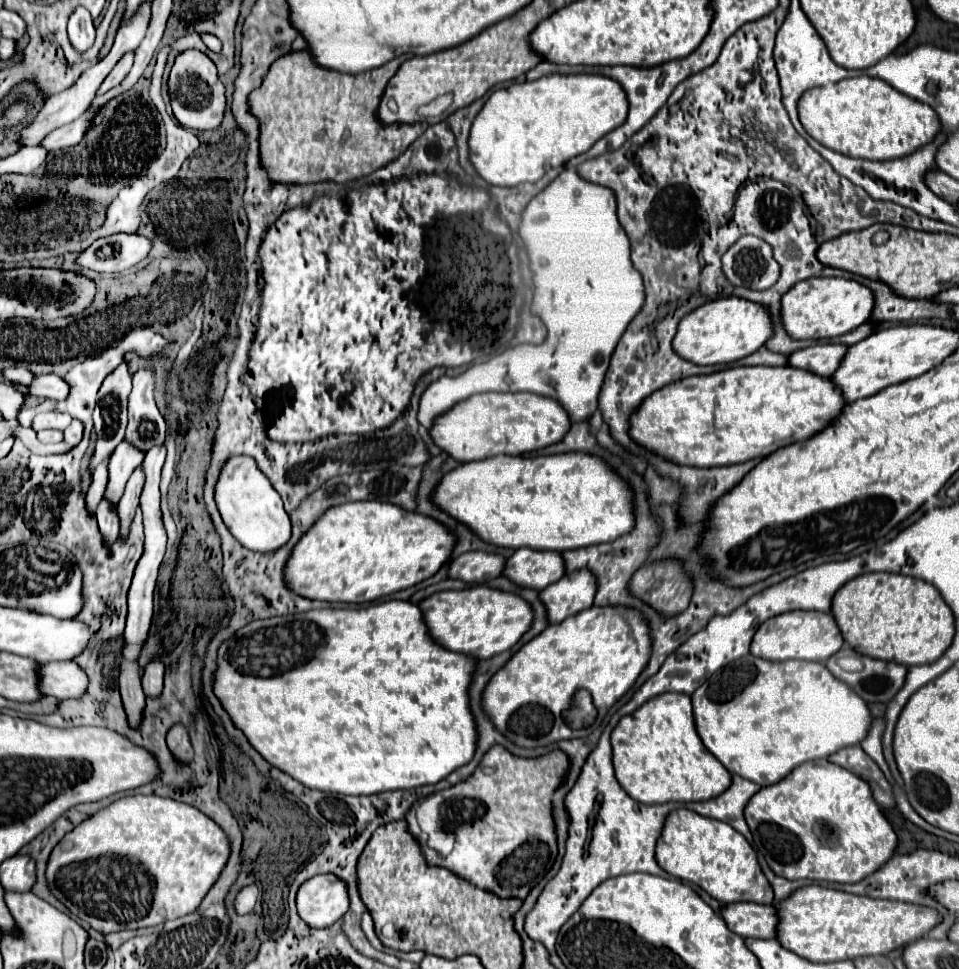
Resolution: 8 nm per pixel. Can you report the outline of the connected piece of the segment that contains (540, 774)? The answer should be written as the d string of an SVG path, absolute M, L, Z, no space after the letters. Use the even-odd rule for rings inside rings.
M492 746L480 760L476 774L444 790L442 810L450 814L450 820L454 818L452 822L458 828L450 830L454 834L454 850L450 852L450 856L448 858L434 856L434 864L448 868L456 876L472 882L476 888L492 892L500 898L524 900L528 896L528 890L532 890L532 886L536 886L544 878L544 874L552 868L558 854L556 830L552 820L552 792L556 790L556 786L560 786L566 772L568 772L568 756L562 750L554 750L540 758L518 758L512 756L504 746Z

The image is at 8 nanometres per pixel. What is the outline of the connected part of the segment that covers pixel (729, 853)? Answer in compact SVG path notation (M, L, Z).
M678 808L666 816L662 834L656 844L656 862L674 878L700 886L722 904L742 900L756 904L774 902L774 892L764 878L756 860L756 852L748 840L730 824L700 816L688 808Z

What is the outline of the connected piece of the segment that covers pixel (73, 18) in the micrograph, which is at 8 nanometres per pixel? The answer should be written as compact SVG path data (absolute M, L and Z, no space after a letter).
M76 6L76 10L70 14L68 36L74 42L74 48L80 52L84 52L92 46L94 24L92 24L92 18L84 6Z

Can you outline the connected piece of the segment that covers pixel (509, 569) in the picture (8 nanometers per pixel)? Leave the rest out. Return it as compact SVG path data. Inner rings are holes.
M520 548L508 558L504 576L522 588L544 590L564 576L564 562L560 562L558 552Z

